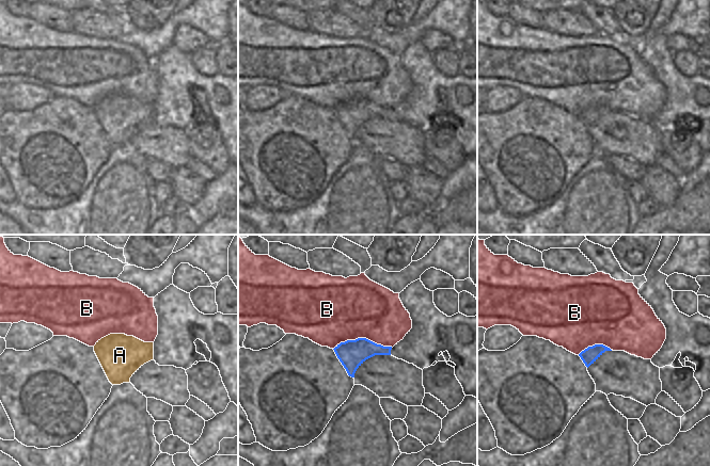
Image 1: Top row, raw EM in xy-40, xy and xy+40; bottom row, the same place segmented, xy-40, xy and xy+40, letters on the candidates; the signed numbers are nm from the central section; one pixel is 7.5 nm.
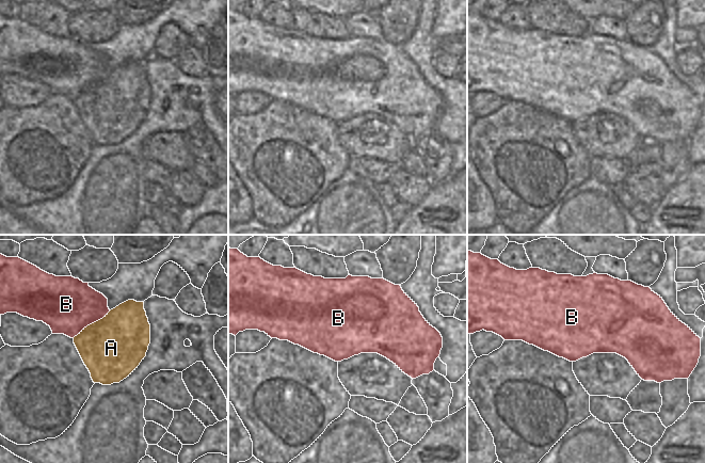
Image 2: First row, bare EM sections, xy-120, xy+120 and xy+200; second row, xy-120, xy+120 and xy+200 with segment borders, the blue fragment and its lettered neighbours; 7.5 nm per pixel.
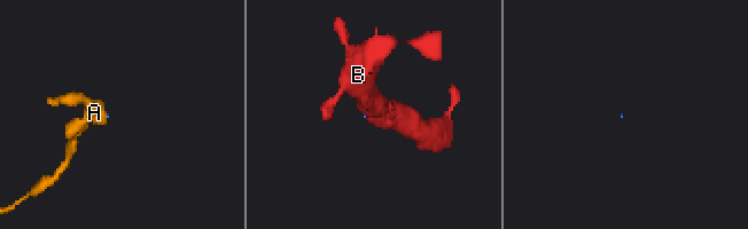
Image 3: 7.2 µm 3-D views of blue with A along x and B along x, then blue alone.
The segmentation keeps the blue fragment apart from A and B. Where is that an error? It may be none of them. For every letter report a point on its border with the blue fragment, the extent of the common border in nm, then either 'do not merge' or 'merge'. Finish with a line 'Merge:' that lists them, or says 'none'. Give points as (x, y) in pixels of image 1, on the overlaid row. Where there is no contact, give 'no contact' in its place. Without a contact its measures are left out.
A: no contact | do not merge
B: xy (362, 338) | 440 nm | do not merge
Merge: none

